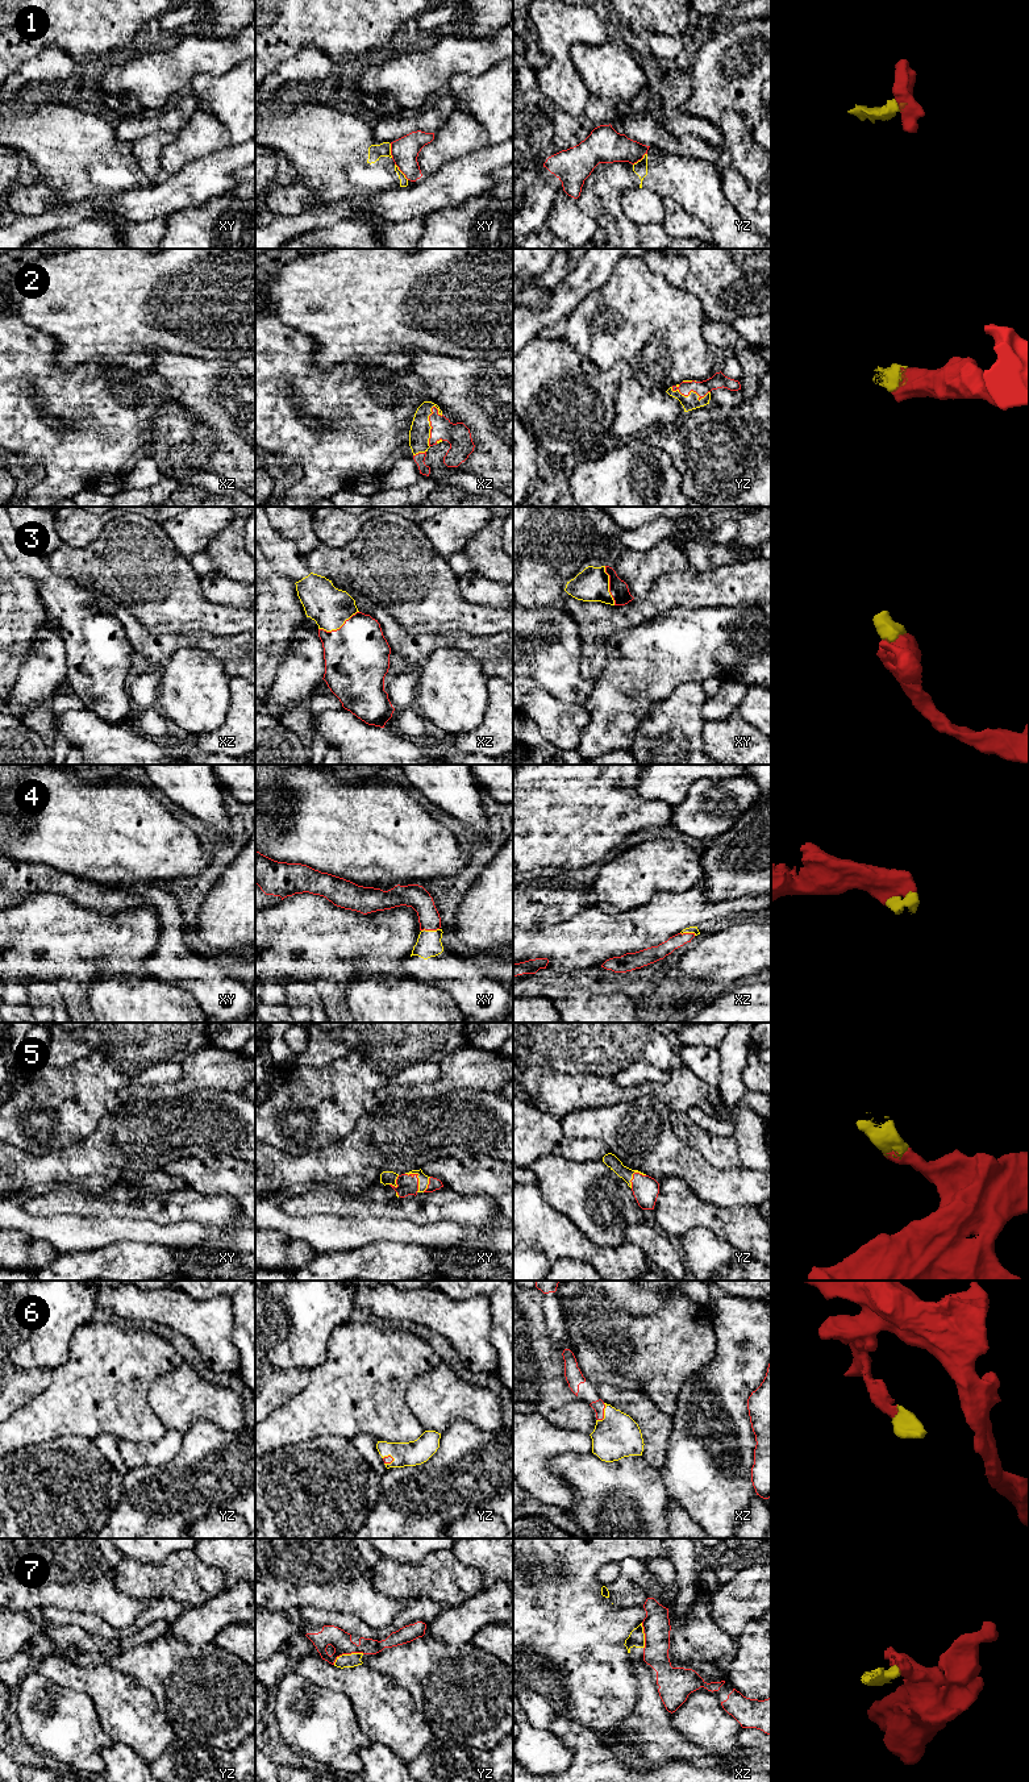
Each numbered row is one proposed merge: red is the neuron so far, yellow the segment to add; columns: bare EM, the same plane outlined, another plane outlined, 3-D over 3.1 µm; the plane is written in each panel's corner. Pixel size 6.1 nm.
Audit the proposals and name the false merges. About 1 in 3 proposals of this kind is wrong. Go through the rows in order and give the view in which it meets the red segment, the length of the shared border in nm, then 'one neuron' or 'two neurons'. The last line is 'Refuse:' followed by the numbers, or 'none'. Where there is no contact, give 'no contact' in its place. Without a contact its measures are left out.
1: xy | 130 nm | two neurons
2: xz | 260 nm | one neuron
3: xz | 280 nm | one neuron
4: xy | 110 nm | one neuron
5: xy | 140 nm | one neuron
6: xz | 120 nm | one neuron
7: yz | 200 nm | two neurons
Refuse: 1, 7

